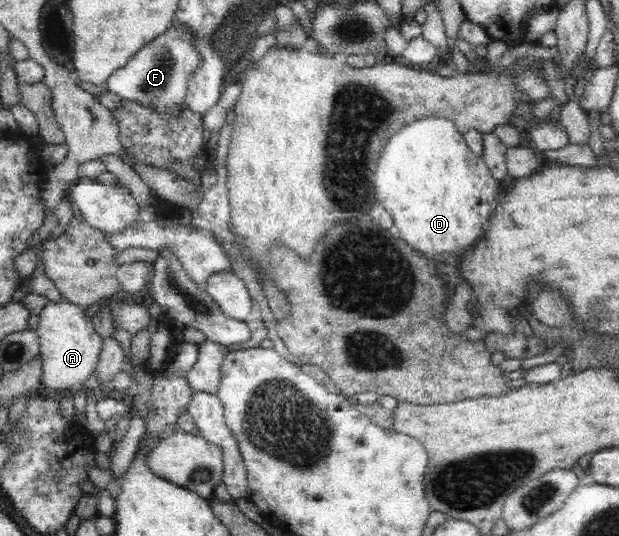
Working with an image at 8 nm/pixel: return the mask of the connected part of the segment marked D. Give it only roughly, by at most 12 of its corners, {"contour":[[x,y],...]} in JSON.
{"contour":[[443,117],[404,124],[375,200],[409,247],[469,249],[501,189]]}

